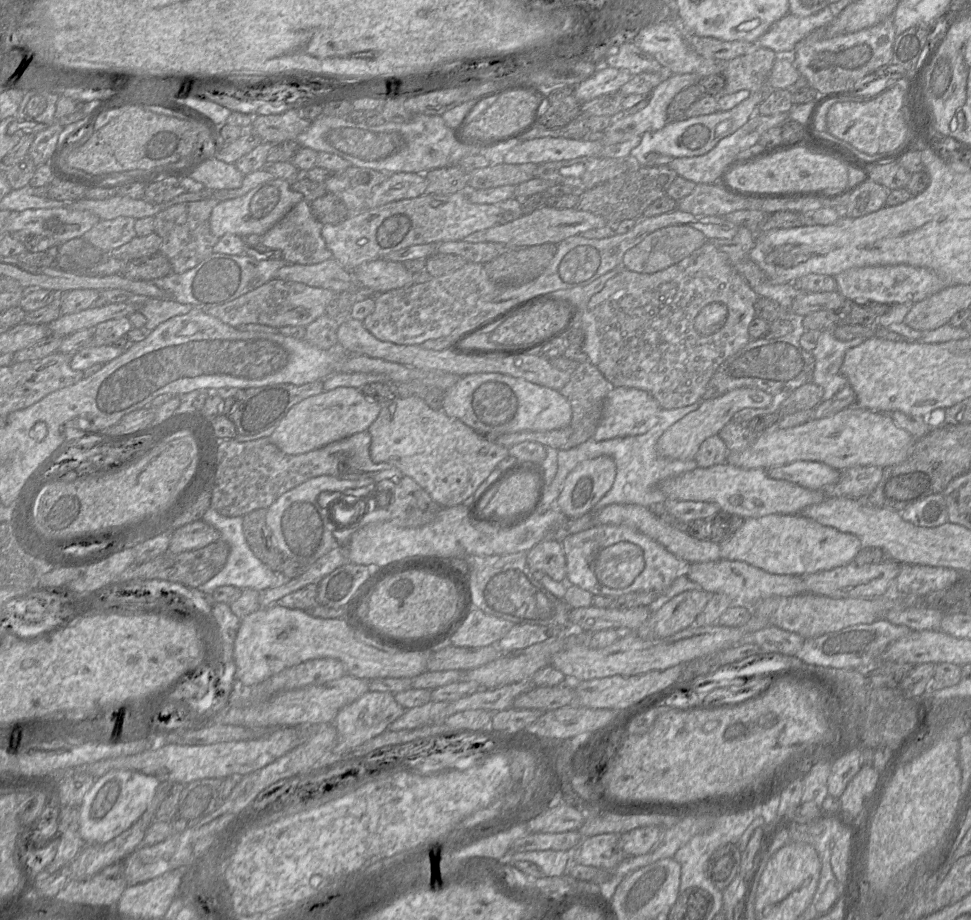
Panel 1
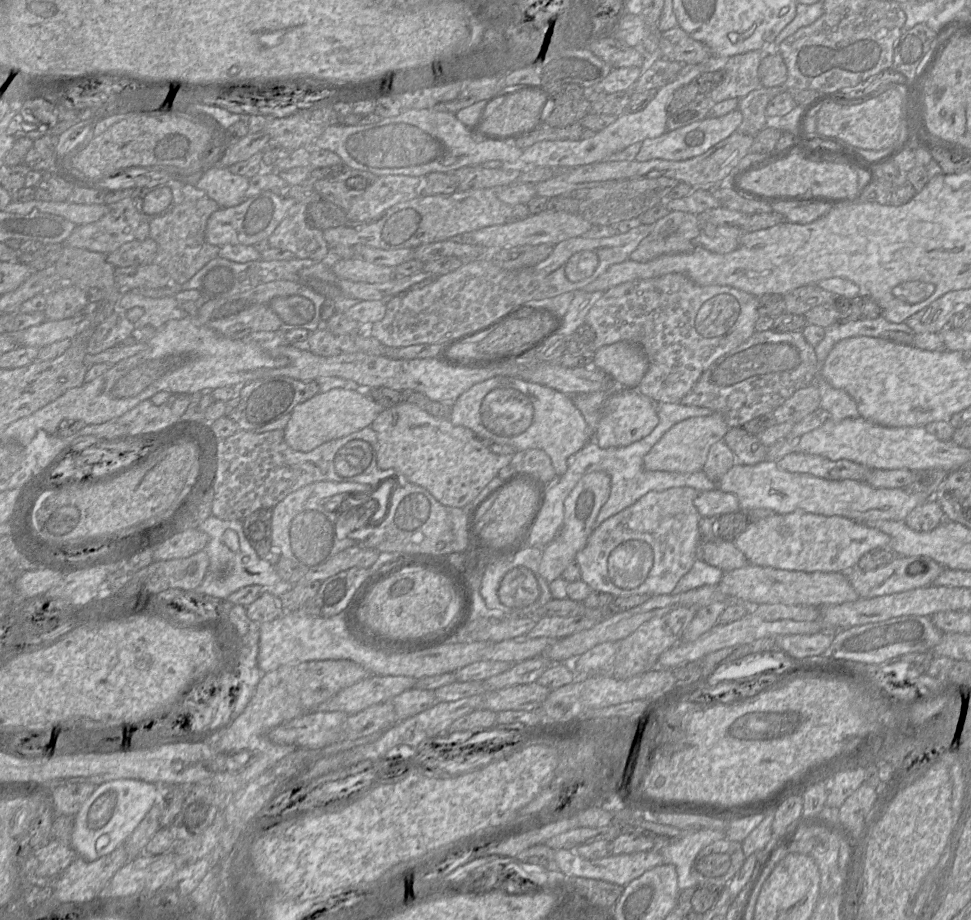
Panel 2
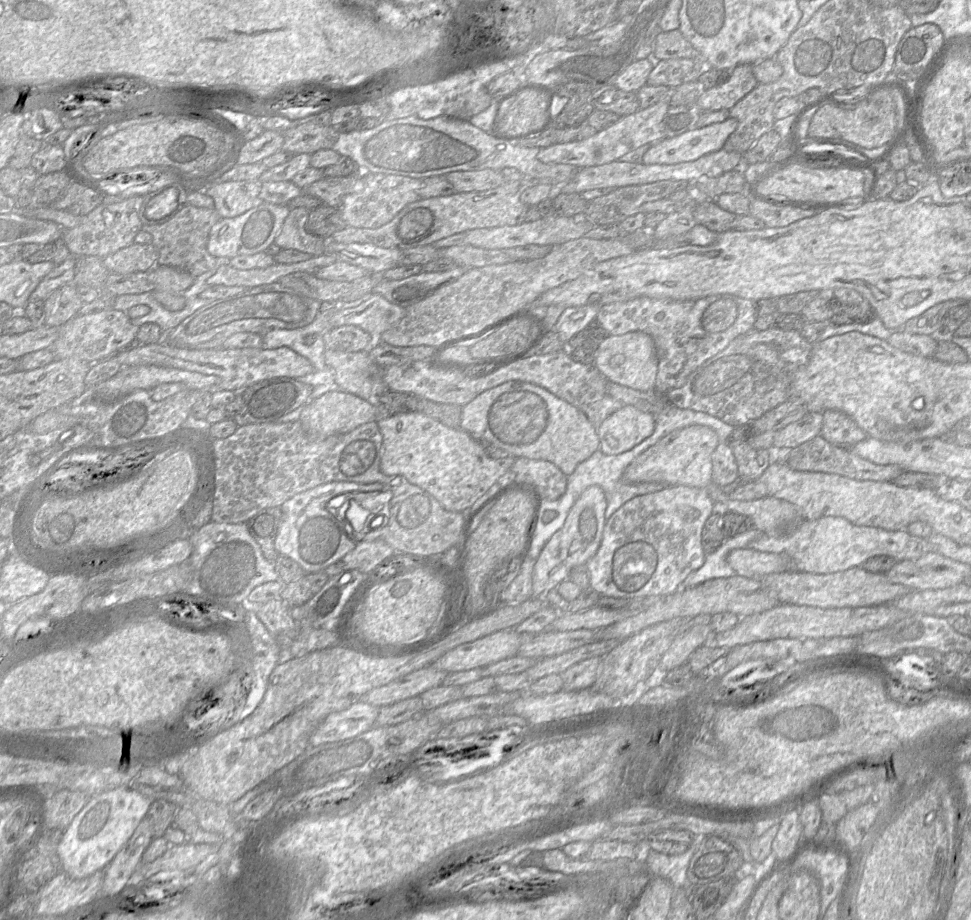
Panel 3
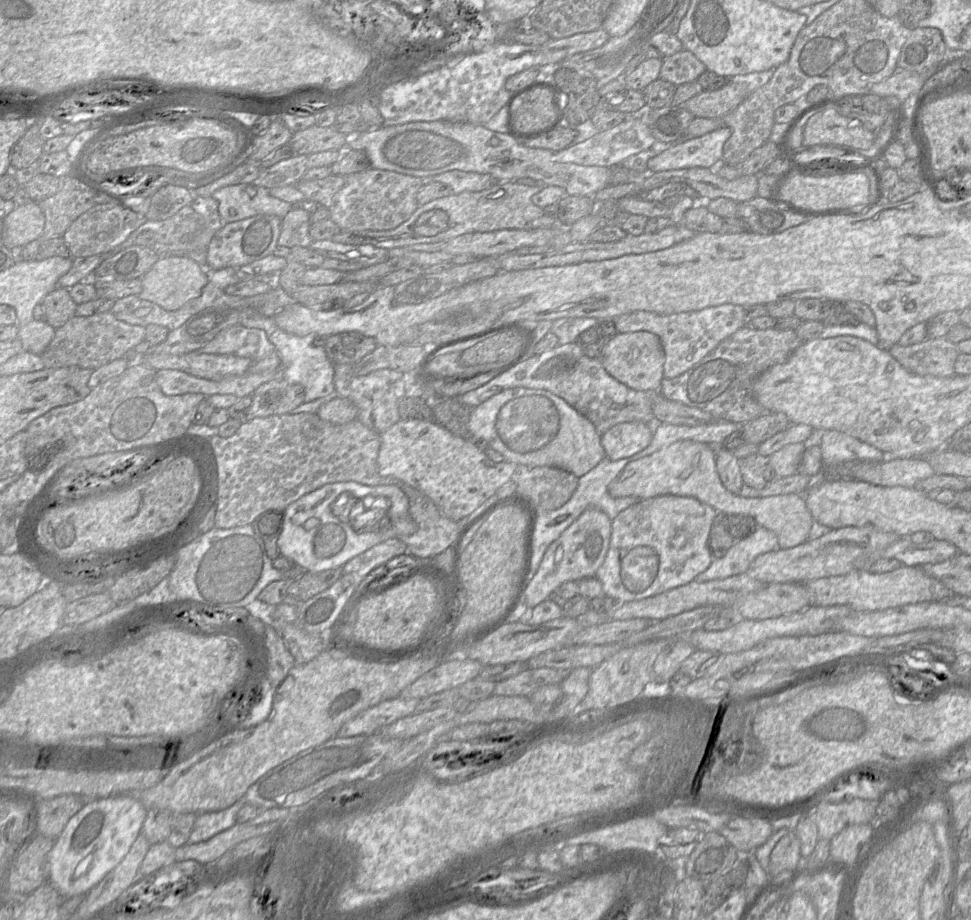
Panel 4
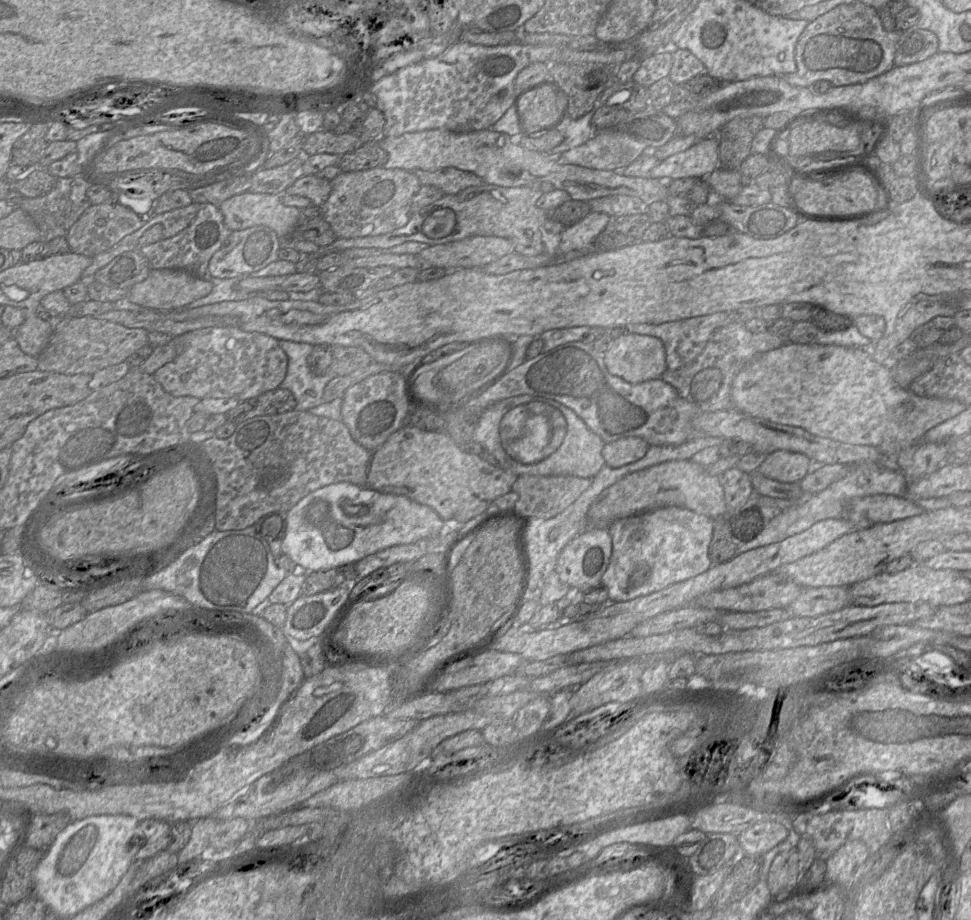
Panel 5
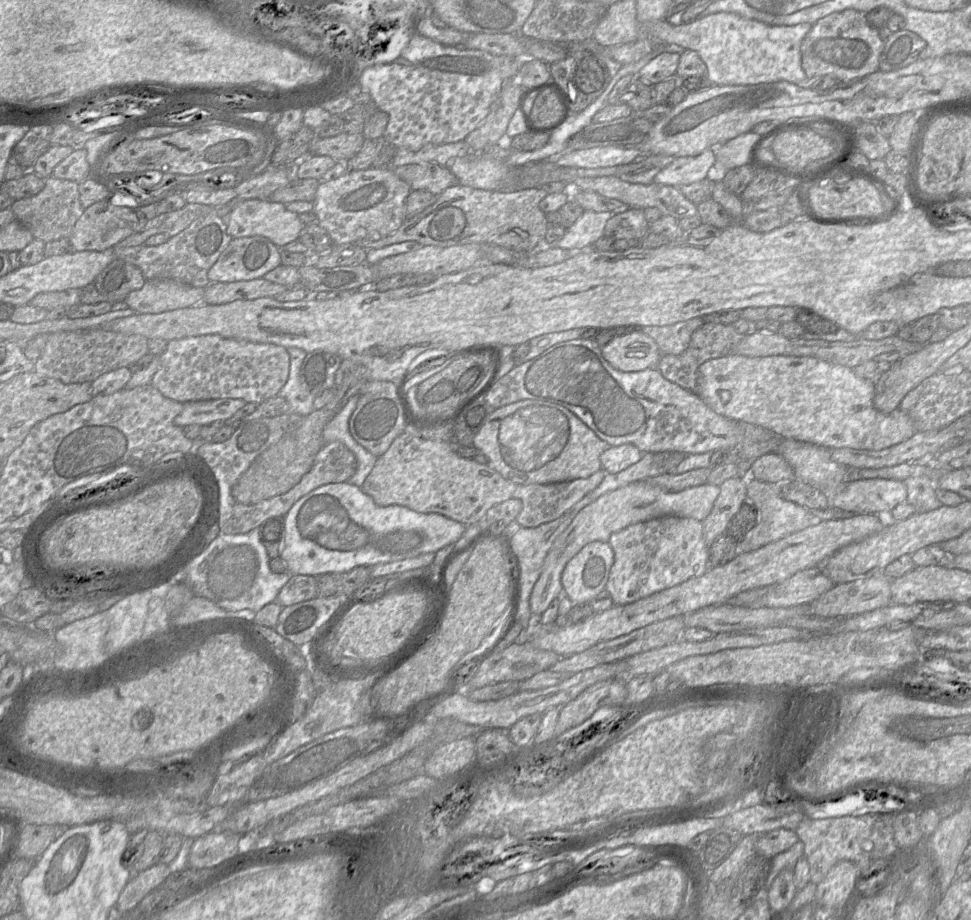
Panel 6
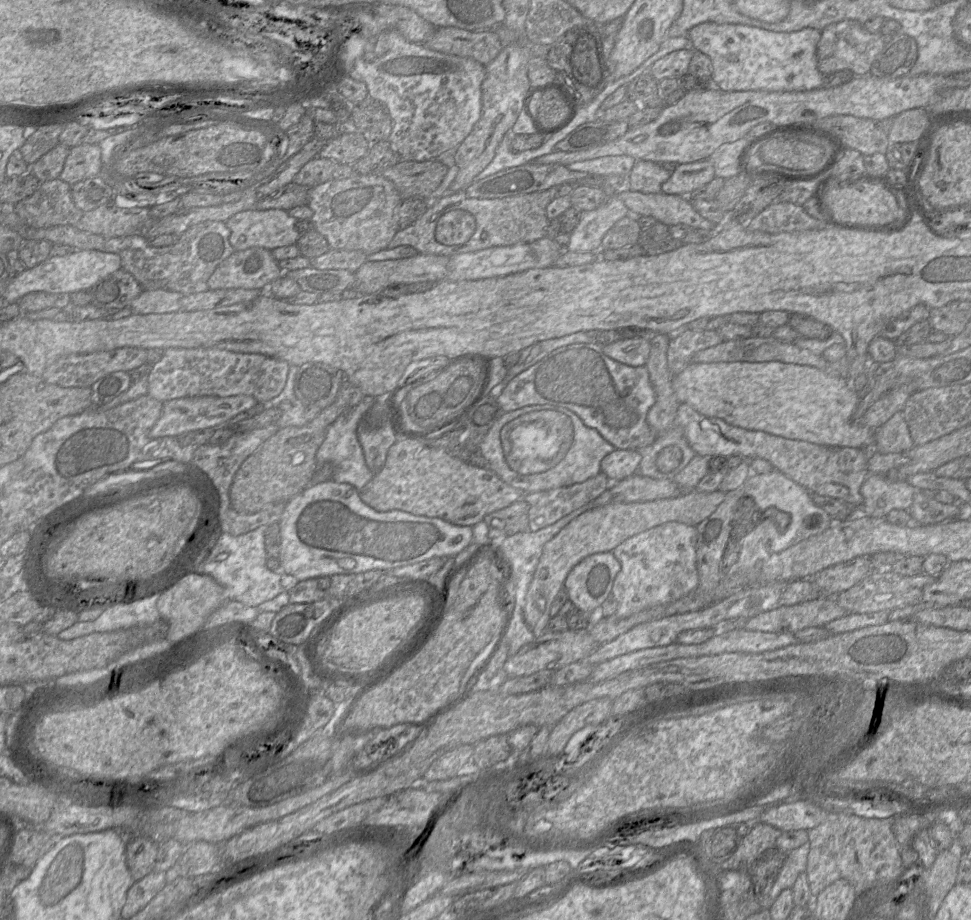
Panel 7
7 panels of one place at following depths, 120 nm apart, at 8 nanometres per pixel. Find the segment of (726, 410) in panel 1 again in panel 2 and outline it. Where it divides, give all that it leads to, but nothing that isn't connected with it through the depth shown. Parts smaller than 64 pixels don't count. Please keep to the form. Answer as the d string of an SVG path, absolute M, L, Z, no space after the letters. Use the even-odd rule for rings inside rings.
M713 412L709 416L690 417L672 426L651 448L643 459L645 469L650 471L670 471L693 473L701 471L707 460L710 447L723 440L729 427L721 414Z

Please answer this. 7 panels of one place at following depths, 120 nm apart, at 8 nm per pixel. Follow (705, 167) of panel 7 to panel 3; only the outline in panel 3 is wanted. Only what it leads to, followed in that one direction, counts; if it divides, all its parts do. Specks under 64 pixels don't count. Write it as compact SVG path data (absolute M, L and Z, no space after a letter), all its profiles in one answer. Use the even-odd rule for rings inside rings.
M728 117L720 123L697 127L675 137L665 137L650 145L643 156L643 163L677 164L697 160L721 150L737 126L738 121Z

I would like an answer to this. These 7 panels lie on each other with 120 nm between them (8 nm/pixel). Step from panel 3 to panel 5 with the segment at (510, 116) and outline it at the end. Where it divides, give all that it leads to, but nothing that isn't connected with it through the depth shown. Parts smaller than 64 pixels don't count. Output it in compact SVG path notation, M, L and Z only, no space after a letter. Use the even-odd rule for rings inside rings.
M545 85L526 93L519 100L518 108L525 128L534 131L556 121L561 103L554 90Z

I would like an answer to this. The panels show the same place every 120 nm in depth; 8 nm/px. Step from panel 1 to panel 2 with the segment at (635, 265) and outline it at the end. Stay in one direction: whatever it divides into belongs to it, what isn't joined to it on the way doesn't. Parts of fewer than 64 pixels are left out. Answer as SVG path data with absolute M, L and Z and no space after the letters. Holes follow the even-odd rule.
M669 211L653 224L650 234L631 253L629 259L647 262L664 254L693 250L693 239L700 234L699 217L685 211Z

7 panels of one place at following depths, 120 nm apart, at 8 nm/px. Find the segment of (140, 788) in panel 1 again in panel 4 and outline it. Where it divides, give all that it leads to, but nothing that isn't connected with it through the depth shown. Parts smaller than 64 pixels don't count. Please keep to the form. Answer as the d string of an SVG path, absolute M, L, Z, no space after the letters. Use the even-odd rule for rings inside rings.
M116 795L85 805L67 822L47 854L47 881L61 895L85 895L117 866L141 833L145 806L131 795Z

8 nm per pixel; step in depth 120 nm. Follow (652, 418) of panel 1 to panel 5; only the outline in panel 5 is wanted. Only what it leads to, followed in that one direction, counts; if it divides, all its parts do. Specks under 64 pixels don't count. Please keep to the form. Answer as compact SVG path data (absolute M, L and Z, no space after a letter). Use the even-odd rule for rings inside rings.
M623 437L613 442L605 443L602 456L605 464L618 468L642 458L649 445L639 437Z

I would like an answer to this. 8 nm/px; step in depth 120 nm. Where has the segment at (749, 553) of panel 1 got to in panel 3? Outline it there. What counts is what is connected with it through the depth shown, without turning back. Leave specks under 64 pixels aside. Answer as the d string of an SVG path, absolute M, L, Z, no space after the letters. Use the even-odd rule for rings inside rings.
M836 516L804 519L786 536L772 537L761 533L747 548L787 554L792 560L794 570L815 574L830 574L860 567L866 560L874 556L891 556L897 561L915 560L932 551L932 545L927 539L913 536L905 529L885 530L877 527L859 526L843 517Z

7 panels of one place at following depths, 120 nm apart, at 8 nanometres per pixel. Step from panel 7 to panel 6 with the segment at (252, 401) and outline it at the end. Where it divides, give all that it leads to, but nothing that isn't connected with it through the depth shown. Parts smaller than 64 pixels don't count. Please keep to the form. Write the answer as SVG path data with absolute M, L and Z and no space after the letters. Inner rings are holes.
M231 398L186 402L174 423L179 427L190 424L202 426L216 420L227 420L245 404L242 399Z

